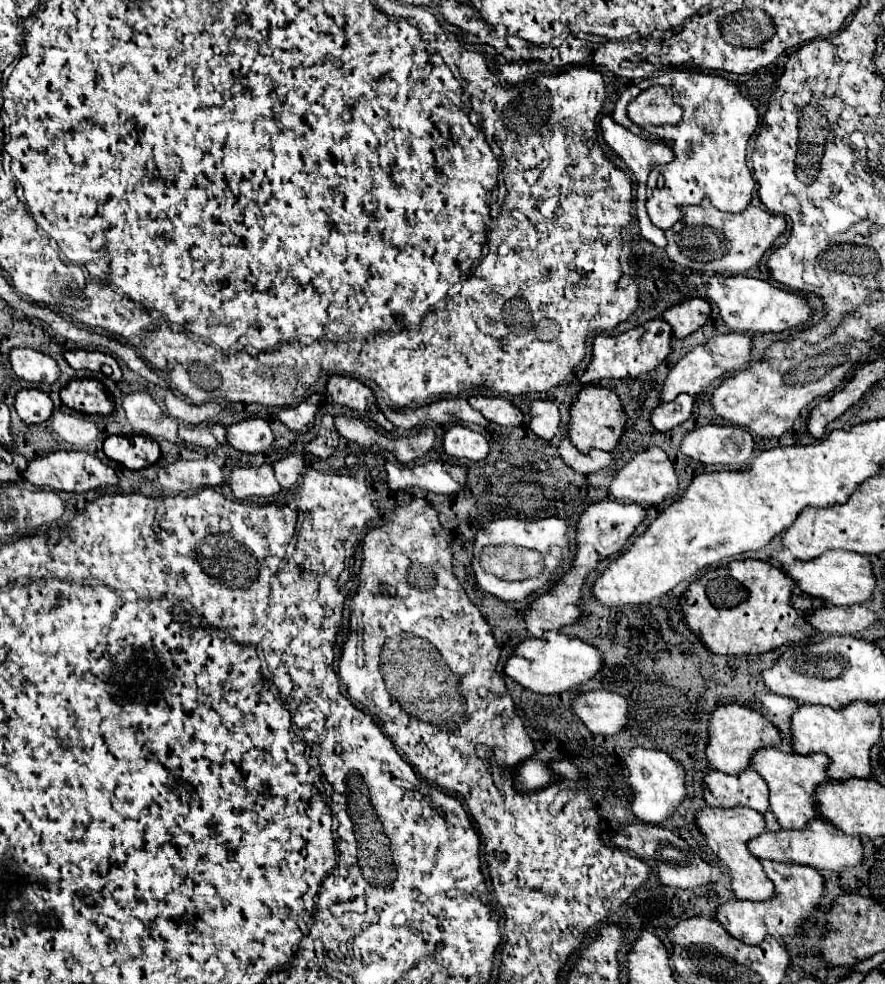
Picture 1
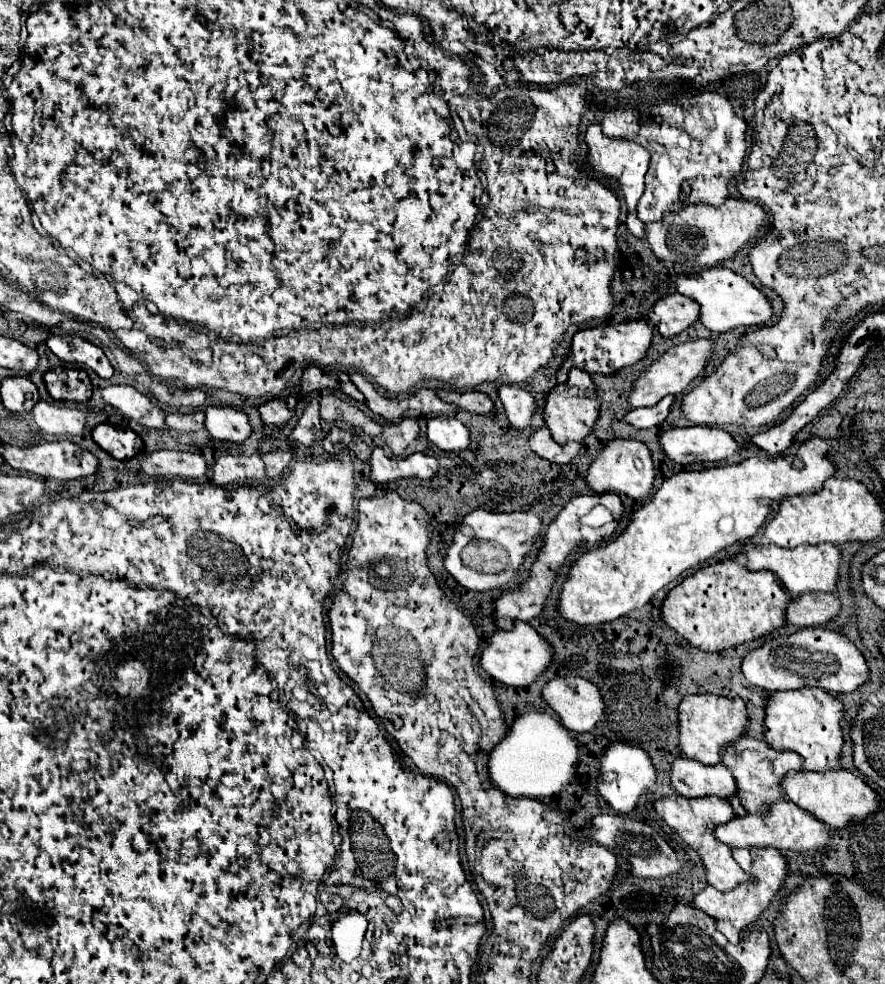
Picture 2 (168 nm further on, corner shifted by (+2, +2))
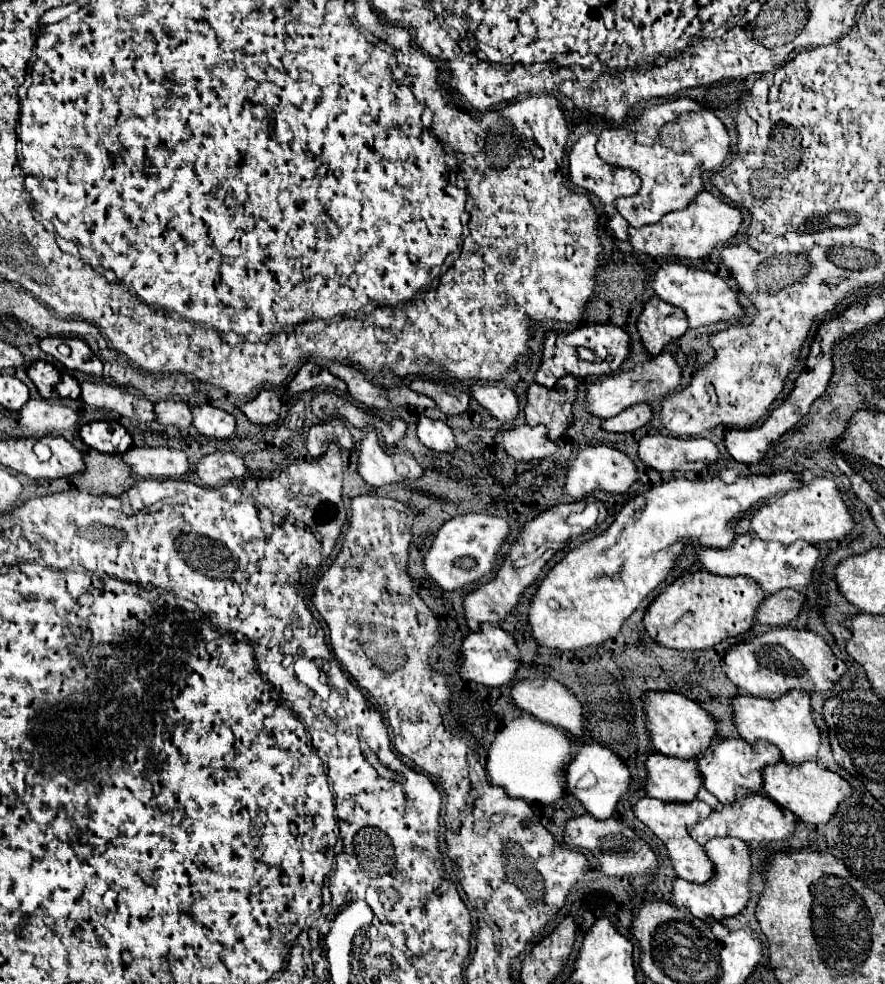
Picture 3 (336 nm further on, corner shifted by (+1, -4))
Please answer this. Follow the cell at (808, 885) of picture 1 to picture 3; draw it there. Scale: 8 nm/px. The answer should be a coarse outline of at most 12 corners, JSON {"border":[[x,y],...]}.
{"border":[[734,837],[704,845],[716,875],[672,883],[670,903],[698,919],[720,919],[748,903],[750,851]]}

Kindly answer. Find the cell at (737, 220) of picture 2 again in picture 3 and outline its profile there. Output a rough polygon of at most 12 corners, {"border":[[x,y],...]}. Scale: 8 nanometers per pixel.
{"border":[[708,191],[648,227],[636,251],[696,261],[726,245],[742,215]]}

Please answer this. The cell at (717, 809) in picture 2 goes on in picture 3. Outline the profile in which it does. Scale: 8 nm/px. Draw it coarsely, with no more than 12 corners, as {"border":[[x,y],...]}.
{"border":[[644,797],[632,811],[666,845],[678,877],[706,883],[712,861],[686,831],[712,809]]}

